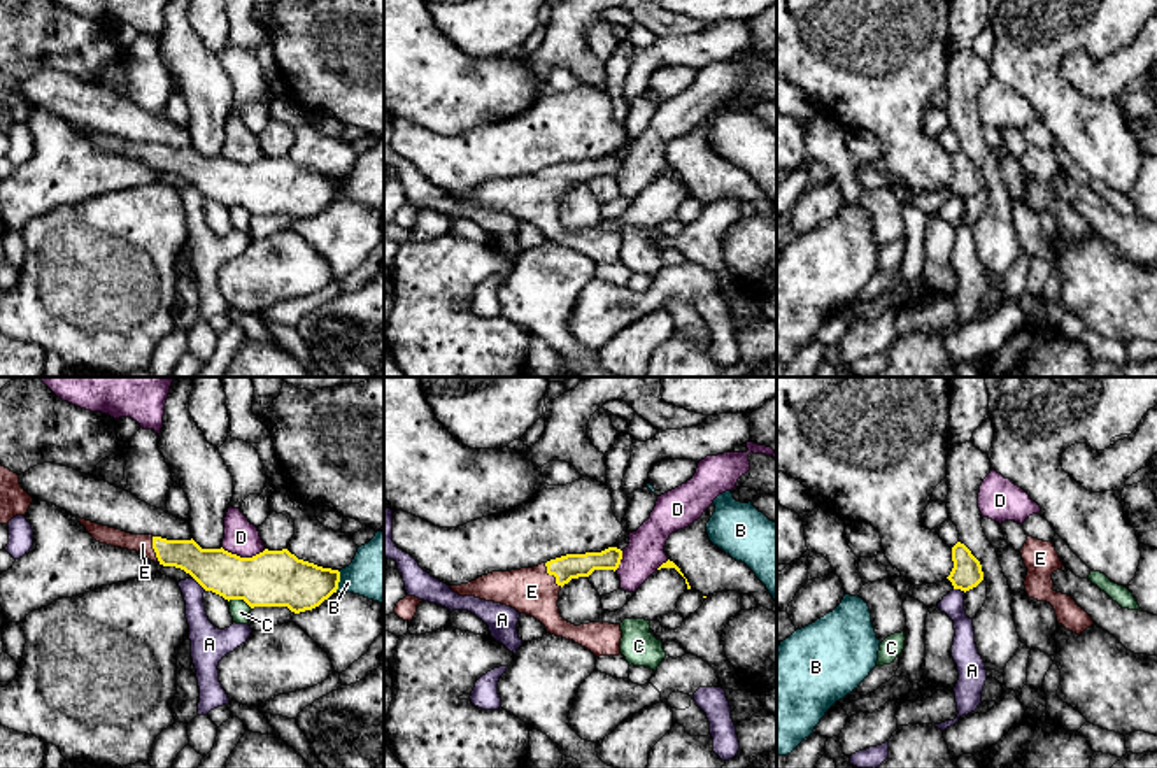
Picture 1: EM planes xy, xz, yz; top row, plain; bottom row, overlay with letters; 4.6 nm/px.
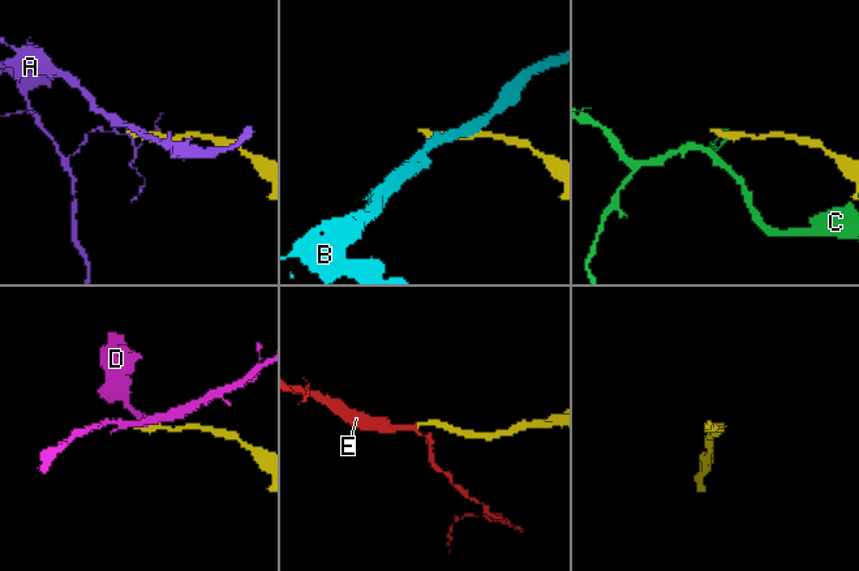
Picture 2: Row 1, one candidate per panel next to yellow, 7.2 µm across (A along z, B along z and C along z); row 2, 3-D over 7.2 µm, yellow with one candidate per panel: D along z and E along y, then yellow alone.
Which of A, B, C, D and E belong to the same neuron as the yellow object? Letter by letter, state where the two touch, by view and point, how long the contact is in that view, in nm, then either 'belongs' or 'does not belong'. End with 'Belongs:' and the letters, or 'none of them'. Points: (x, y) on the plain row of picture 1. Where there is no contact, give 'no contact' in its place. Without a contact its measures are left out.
A: contact xy (200, 192); length 90 nm; does not belong
B: contact xy (339, 188); length 110 nm; does not belong
C: contact xy (241, 206); length 120 nm; does not belong
D: contact xy (244, 165); length 200 nm; does not belong
E: contact xz (553, 181); length 140 nm; belongs
Belongs: E

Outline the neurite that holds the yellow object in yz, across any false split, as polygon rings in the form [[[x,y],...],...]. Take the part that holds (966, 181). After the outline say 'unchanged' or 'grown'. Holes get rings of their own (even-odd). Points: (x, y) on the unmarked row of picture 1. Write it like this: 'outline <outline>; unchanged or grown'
outline [[[957,149],[952,154],[954,175],[947,184],[954,196],[969,198],[983,188],[983,179],[980,168],[971,161],[971,158]]]; unchanged

